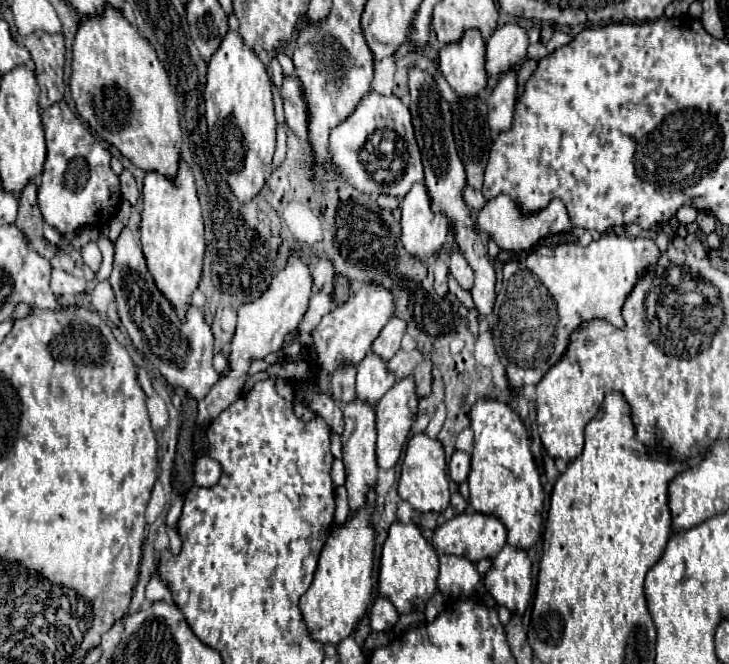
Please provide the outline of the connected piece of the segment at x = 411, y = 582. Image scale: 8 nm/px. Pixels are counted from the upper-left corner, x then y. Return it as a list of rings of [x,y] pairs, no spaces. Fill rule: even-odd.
[[[393,522],[389,536],[383,544],[381,564],[379,564],[379,594],[389,598],[399,614],[425,610],[427,600],[437,588],[439,562],[435,548],[421,536],[421,530],[415,524]]]

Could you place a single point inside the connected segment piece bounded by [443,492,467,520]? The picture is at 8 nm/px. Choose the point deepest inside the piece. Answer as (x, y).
(458, 505)

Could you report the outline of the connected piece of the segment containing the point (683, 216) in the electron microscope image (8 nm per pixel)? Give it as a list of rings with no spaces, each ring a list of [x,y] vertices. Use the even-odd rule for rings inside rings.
[[[685,204],[685,206],[679,208],[679,212],[675,214],[675,218],[677,218],[677,222],[681,222],[681,224],[691,224],[691,222],[695,222],[695,218],[697,218],[697,210],[695,210],[693,206]]]

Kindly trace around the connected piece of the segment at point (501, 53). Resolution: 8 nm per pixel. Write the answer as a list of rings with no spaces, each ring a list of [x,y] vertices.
[[[503,24],[487,38],[487,74],[497,80],[501,72],[509,72],[513,66],[525,60],[529,46],[527,30],[519,24]]]

